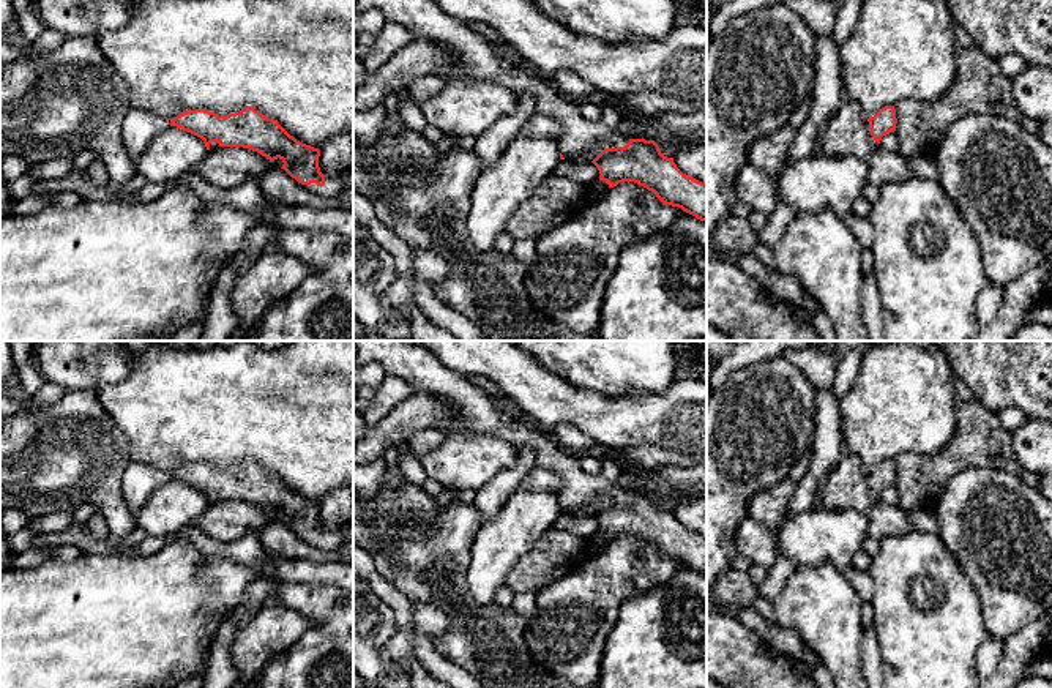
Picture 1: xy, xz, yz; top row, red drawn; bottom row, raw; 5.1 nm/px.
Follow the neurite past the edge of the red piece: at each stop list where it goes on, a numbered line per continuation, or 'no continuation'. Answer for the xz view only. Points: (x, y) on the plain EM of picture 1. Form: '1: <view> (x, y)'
1: xz (475, 414)

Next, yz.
1: yz (847, 485)

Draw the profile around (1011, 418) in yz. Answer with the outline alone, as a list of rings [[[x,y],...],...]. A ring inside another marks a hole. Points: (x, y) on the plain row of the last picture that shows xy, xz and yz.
[[[1016,407],[1005,409],[1003,412],[998,413],[998,417],[1003,426],[1011,432],[1028,420],[1028,417]]]

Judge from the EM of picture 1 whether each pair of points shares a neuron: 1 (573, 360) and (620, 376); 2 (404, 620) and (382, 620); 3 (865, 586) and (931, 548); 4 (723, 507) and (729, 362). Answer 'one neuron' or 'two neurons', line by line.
1: one neuron
2: two neurons
3: two neurons
4: two neurons

